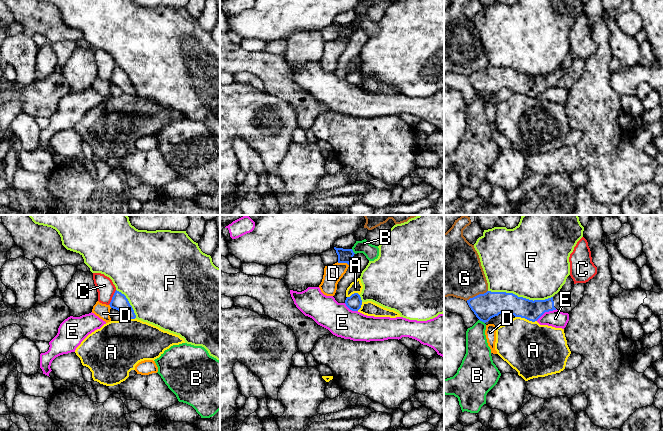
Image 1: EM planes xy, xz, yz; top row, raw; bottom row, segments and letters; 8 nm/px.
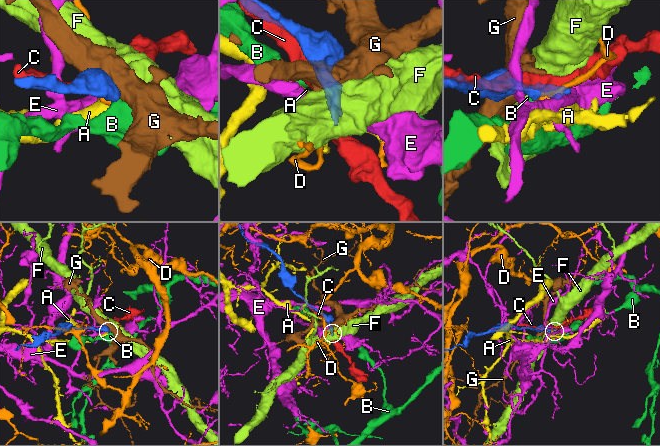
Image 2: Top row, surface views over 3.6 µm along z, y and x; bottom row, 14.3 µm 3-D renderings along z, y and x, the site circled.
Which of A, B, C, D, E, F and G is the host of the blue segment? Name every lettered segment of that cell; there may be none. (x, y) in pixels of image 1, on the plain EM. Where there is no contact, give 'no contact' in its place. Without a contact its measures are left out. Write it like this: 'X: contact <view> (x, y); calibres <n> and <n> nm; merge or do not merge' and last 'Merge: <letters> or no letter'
A: contact yz (526, 94); calibres 170 and 420 nm; do not merge
B: contact yz (482, 97); calibres 220 and 190 nm; do not merge
C: contact xy (112, 73); calibres 130 and 140 nm; do not merge
D: contact xz (343, 38); calibres 110 and 140 nm; do not merge
E: contact yz (546, 87); calibres 160 and 140 nm; do not merge
F: contact yz (520, 73); calibres 200 and 480 nm; do not merge
G: contact yz (477, 71); calibres 220 and 400 nm; do not merge
Merge: no letter

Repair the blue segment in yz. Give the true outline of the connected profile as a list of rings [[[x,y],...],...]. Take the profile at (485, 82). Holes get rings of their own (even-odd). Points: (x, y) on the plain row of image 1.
[[[576,59],[567,71],[559,67],[551,74],[534,77],[513,69],[487,67],[470,74],[467,79],[476,93],[484,99],[503,88],[535,98],[545,88],[556,85],[569,90],[582,76],[584,67],[585,59]]]

